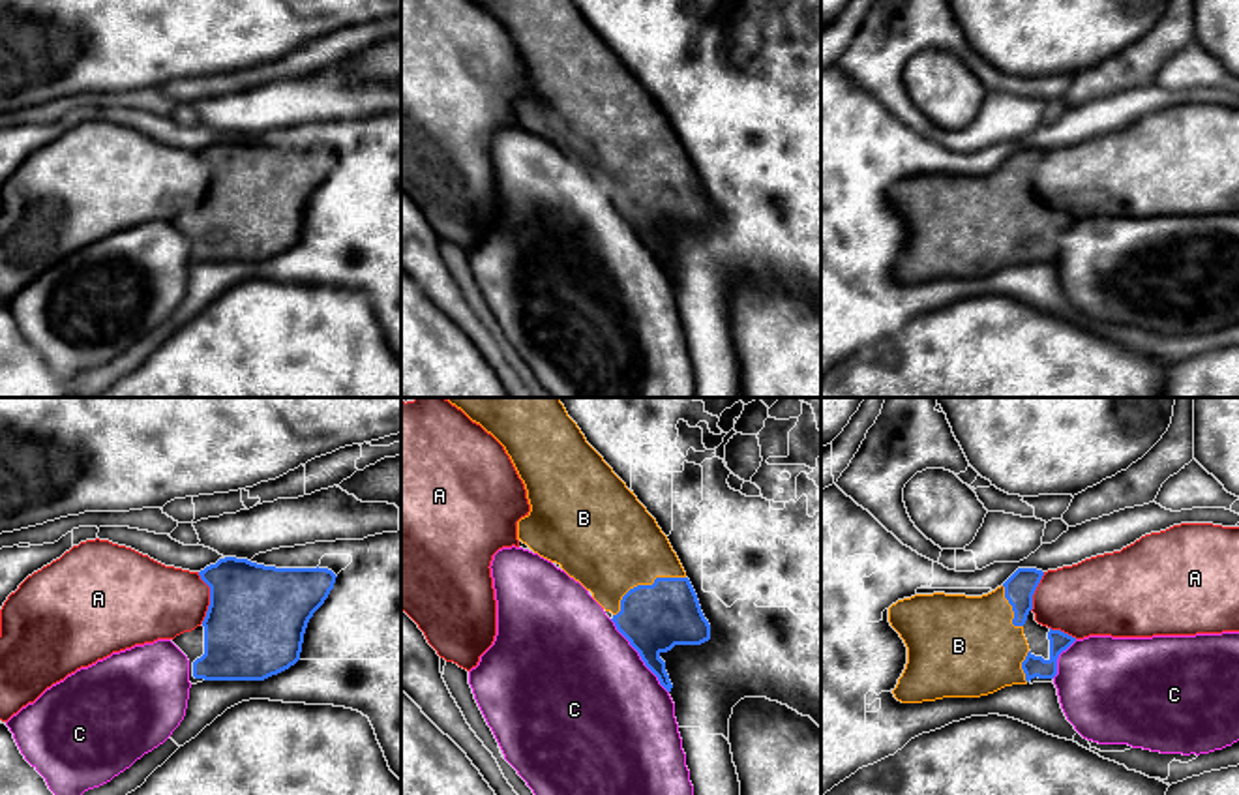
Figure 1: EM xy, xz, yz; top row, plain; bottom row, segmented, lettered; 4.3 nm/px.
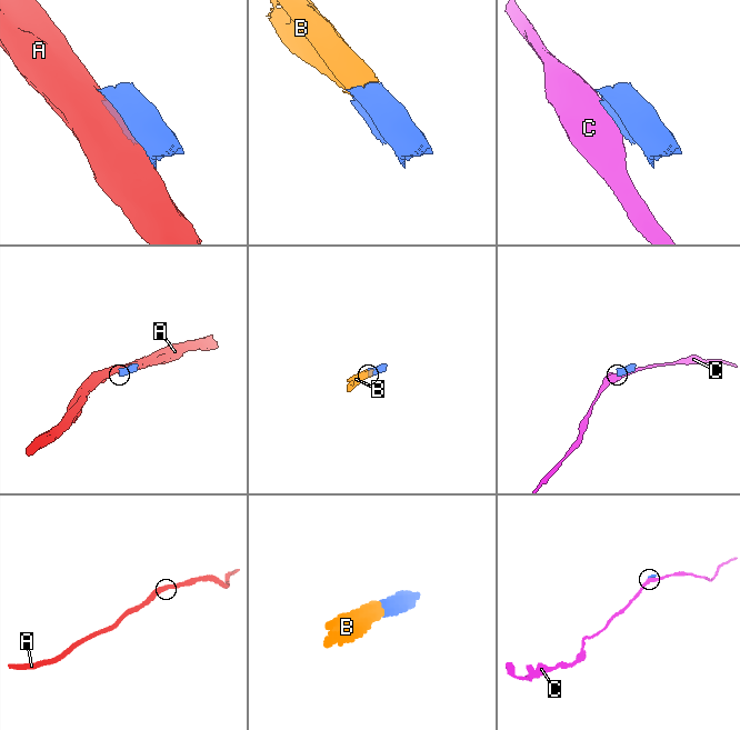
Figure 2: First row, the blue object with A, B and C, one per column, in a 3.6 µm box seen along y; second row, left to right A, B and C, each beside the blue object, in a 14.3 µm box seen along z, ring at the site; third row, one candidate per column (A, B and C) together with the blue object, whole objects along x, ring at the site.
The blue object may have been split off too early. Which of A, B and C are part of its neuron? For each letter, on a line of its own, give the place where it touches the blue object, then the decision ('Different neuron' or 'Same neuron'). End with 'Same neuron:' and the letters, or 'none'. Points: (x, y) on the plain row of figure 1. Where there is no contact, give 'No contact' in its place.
A: Touches blue at xy (210, 179). Different neuron
B: Touches blue at xz (643, 165). Same neuron
C: Touches blue at xz (640, 235). Different neuron
Same neuron: B

